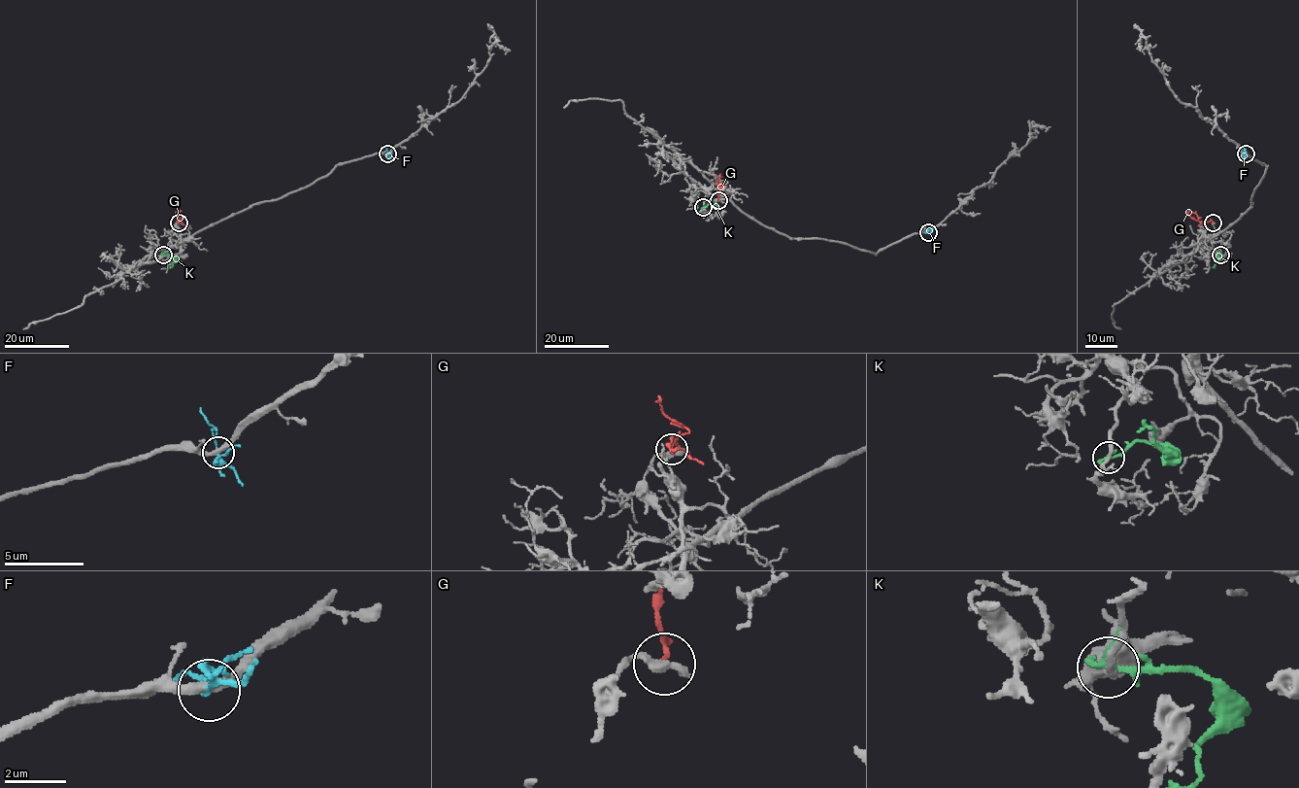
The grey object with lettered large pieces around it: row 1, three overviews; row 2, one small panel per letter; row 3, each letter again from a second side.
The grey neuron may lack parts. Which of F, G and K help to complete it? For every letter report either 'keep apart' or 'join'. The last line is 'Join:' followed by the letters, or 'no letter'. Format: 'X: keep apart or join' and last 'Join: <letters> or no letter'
F: keep apart
G: keep apart
K: keep apart
Join: no letter

